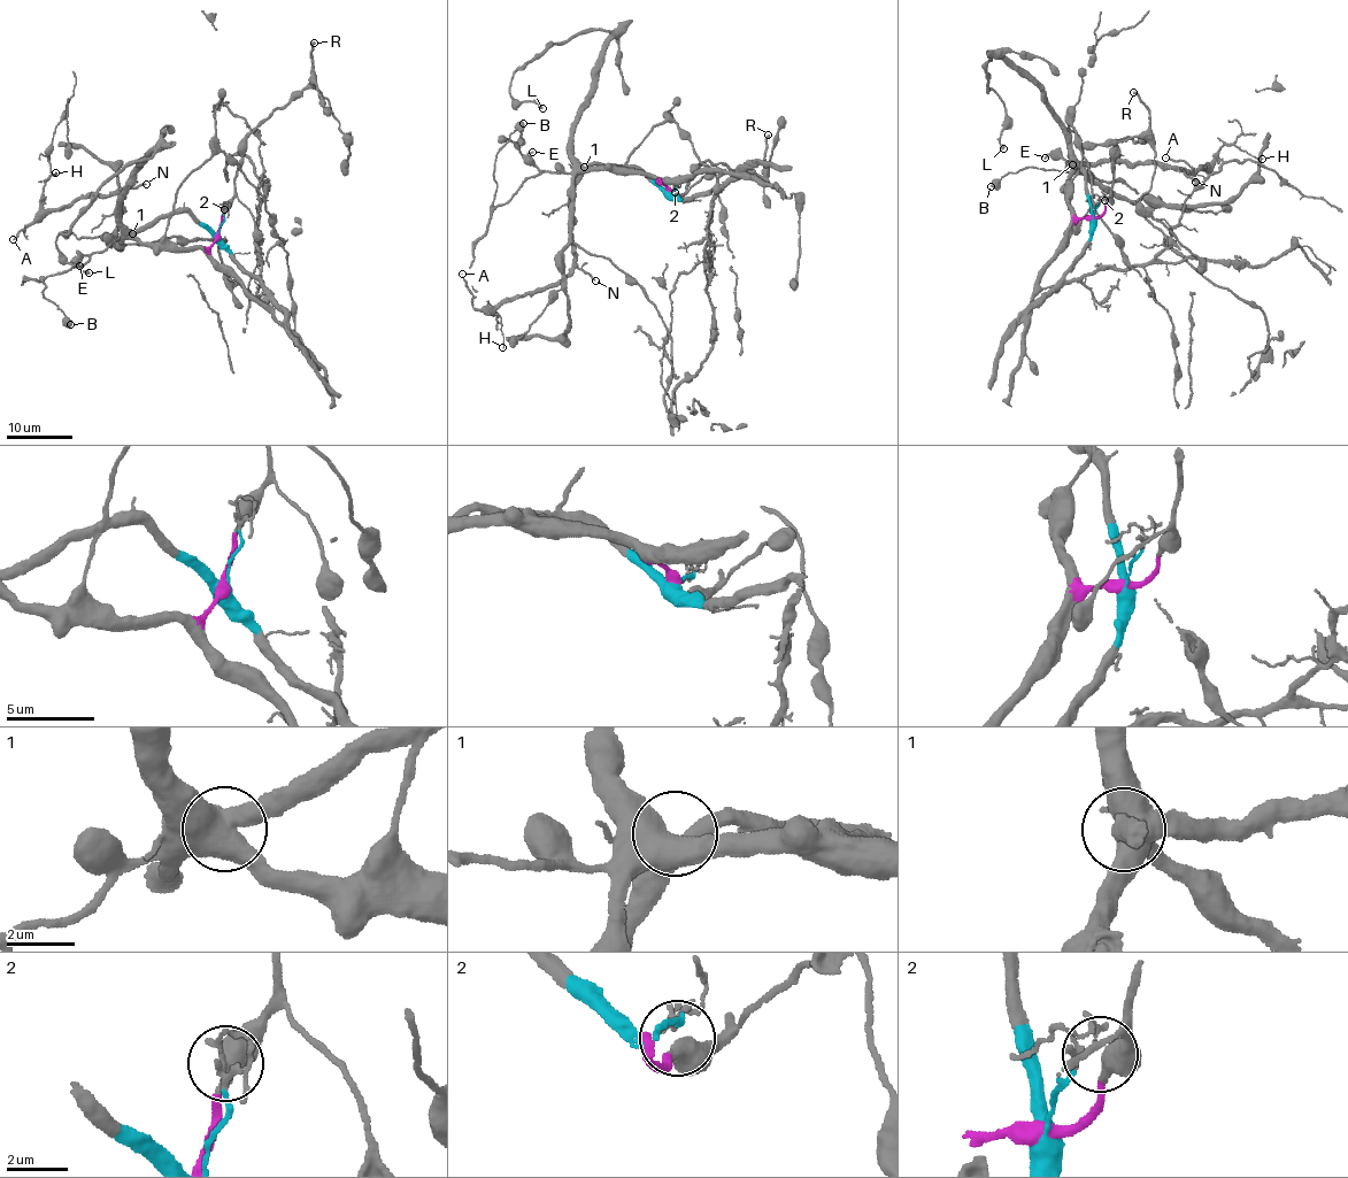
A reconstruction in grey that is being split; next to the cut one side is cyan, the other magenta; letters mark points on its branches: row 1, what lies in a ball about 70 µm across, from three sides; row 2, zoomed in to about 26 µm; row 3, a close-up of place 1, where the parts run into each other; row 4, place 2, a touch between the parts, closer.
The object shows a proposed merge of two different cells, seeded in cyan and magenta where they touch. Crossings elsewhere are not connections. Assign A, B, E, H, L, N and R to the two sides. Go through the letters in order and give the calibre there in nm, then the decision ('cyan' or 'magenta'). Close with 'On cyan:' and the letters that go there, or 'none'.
A: calibre 110 nm; cyan
B: calibre 700 nm; magenta
E: calibre 120 nm; magenta
H: calibre 120 nm; cyan
L: calibre 280 nm; magenta
N: calibre 190 nm; cyan
R: calibre 260 nm; magenta
On cyan: A, H, N

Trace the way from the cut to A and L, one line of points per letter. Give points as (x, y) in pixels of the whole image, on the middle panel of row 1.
A: (668, 192), (639, 169), (588, 166), (574, 185), (567, 274), (480, 309), (462, 274)
L: (668, 192), (572, 154), (610, 32), (588, 30), (518, 67), (511, 98), (542, 108)

